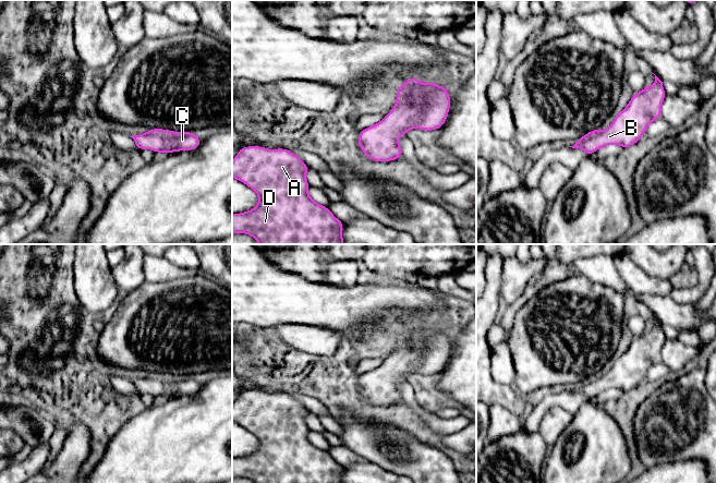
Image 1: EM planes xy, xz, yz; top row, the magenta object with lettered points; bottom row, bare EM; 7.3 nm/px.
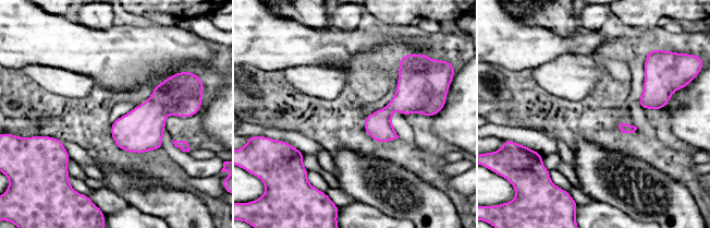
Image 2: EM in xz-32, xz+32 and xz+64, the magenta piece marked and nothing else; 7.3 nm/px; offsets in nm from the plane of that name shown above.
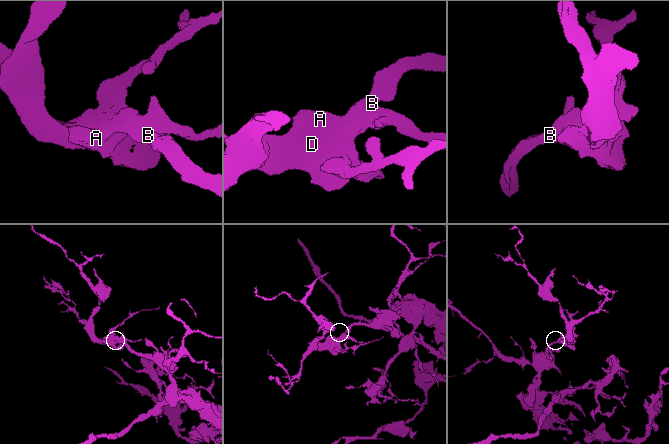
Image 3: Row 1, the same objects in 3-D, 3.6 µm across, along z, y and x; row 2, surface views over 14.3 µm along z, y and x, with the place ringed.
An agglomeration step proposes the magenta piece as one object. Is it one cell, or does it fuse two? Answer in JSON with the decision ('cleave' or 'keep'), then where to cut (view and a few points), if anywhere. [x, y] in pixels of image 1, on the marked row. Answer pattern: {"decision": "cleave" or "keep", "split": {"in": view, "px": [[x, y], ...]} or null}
{"decision": "keep", "split": null}

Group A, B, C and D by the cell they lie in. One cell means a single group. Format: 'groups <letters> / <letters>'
groups A B C D

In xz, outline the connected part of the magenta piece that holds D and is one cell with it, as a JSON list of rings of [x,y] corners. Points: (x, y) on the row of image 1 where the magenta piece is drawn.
[[[240,147],[232,160],[232,178],[255,191],[259,201],[248,212],[232,214],[232,234],[250,234],[259,244],[343,244],[343,222],[308,195],[308,169],[287,148]]]

